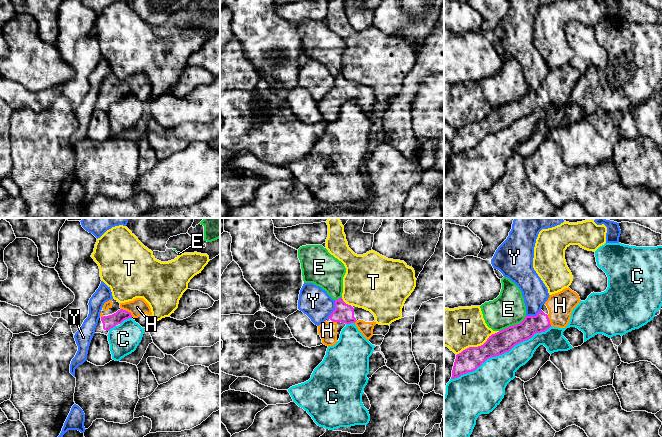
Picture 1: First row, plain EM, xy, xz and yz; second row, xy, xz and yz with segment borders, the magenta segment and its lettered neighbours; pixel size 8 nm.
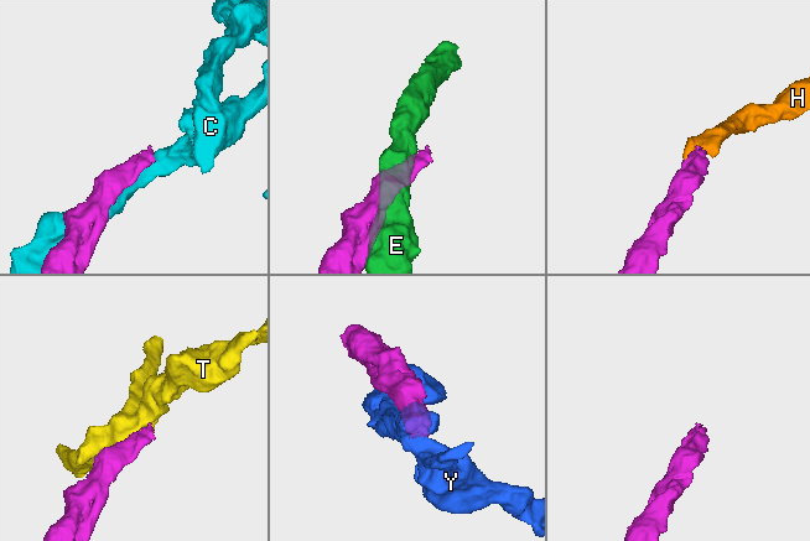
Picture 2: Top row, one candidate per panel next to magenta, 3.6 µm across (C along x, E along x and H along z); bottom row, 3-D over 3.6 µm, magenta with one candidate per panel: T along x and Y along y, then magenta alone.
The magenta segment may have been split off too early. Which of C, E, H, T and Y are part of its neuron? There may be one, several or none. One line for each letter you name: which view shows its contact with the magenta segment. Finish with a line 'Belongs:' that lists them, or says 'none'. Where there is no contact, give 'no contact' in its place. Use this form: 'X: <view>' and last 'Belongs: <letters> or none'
H: xy
Belongs: H

